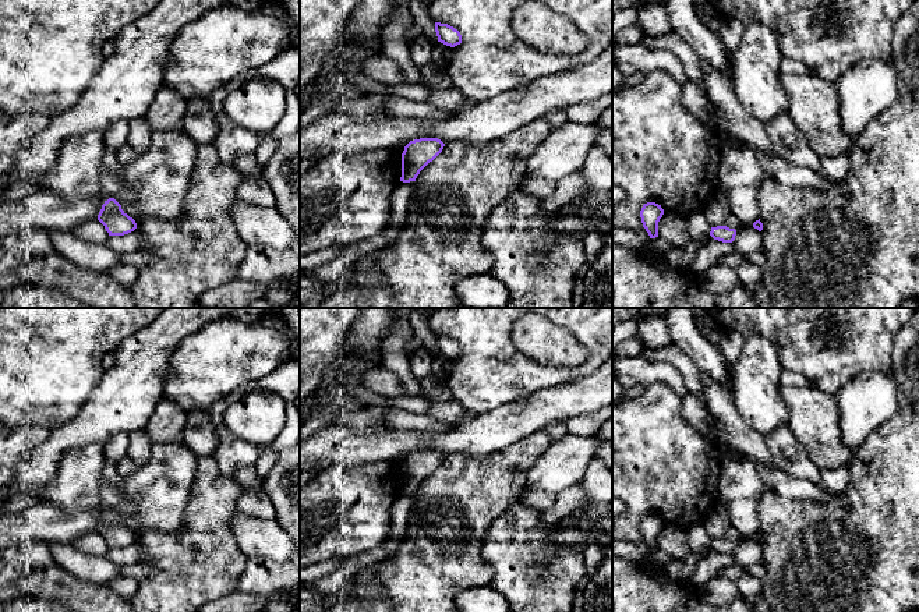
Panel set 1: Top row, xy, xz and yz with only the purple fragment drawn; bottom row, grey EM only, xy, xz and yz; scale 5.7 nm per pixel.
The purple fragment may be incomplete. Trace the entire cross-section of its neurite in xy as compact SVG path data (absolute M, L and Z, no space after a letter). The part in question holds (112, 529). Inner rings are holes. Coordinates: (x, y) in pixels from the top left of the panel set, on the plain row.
M114 510L105 513L98 533L105 538L109 548L124 548L137 541L135 533L121 521Z

